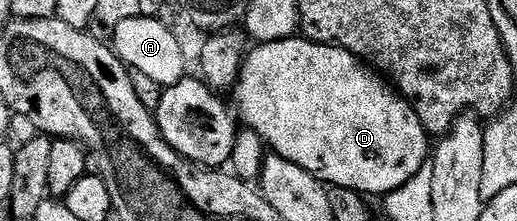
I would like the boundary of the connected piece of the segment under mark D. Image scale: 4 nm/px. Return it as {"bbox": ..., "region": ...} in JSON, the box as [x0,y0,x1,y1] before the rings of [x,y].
{"bbox":[233,36,429,196],"region":[[[302,36],[282,38],[276,42],[261,42],[254,48],[256,50],[252,54],[250,51],[244,57],[243,65],[239,68],[239,80],[234,87],[233,93],[235,93],[235,102],[239,105],[239,114],[247,121],[244,123],[254,130],[274,153],[281,155],[285,160],[289,160],[301,168],[305,168],[305,172],[309,172],[324,184],[356,190],[357,193],[364,196],[372,196],[371,194],[386,196],[391,194],[401,188],[411,177],[415,176],[423,162],[428,161],[429,142],[427,146],[427,141],[429,141],[429,135],[426,128],[421,124],[417,112],[413,109],[411,103],[395,89],[394,85],[384,81],[363,59],[355,54],[350,54],[347,50],[342,50],[339,46],[327,46],[323,42],[311,42],[308,38]]]}

